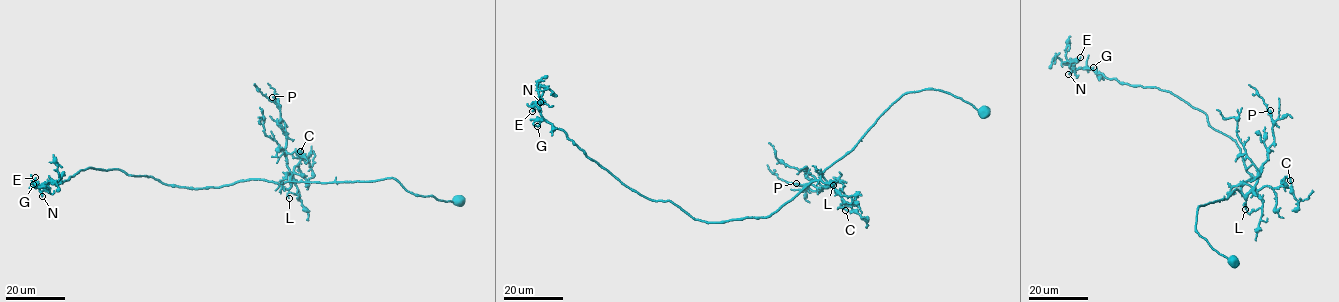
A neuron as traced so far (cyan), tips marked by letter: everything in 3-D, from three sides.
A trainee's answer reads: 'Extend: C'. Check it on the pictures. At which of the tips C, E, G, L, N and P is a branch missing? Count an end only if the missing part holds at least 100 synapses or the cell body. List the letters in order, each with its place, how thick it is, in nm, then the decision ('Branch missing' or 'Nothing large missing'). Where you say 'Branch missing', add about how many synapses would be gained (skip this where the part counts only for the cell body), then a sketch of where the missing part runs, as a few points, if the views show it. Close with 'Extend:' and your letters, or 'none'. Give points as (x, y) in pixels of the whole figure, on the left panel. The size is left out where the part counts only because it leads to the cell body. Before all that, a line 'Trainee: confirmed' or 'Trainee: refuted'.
Trainee: refuted
C: Place: (300, 151). Thickness 130 nm. Nothing large missing
E: Place: (35, 177). Thickness 150 nm. Nothing large missing
G: Place: (33, 184). Thickness 180 nm. Nothing large missing
L: Place: (289, 198). Thickness 140 nm. Nothing large missing
N: Place: (42, 196). Thickness 240 nm. Branch missing. Roughly 100 synapses. Course of what is missing: (42, 196), (39, 195), (42, 175), (59, 167), (59, 157)
P: Place: (272, 97). Thickness 150 nm. Nothing large missing
Extend: N

